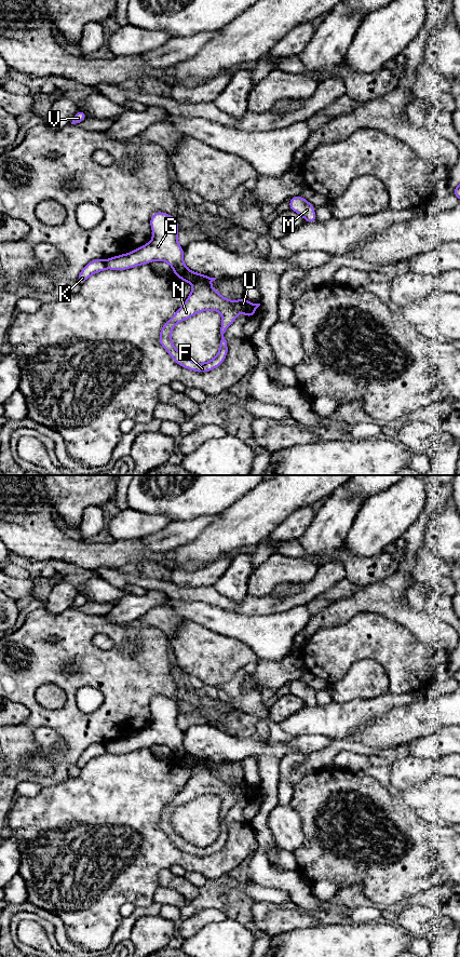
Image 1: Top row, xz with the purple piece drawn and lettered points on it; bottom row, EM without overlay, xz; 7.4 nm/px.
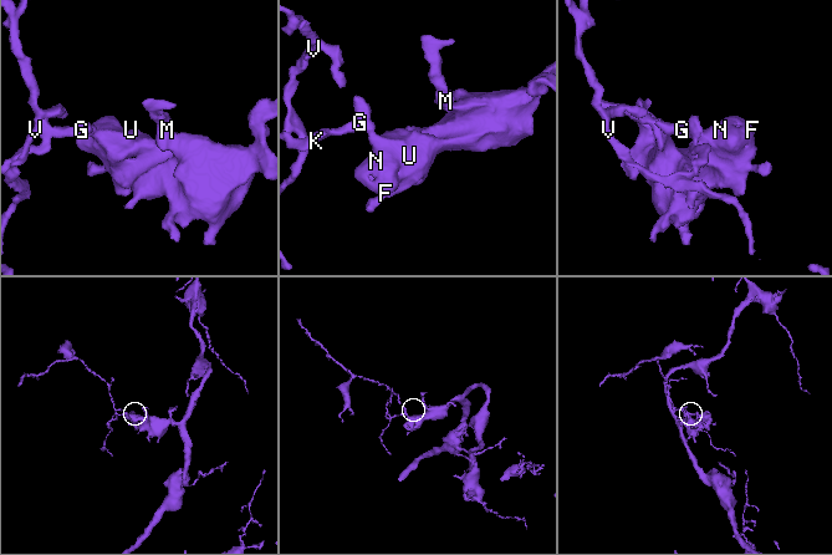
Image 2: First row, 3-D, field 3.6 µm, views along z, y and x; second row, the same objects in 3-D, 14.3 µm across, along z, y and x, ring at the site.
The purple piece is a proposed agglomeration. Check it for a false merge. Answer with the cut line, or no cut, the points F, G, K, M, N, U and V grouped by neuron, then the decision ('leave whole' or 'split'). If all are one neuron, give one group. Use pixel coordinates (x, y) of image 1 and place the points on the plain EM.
cut in xz along (105, 744), (107, 751); F G M N U / K V; split

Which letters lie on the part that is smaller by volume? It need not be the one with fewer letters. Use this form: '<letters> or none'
K, V

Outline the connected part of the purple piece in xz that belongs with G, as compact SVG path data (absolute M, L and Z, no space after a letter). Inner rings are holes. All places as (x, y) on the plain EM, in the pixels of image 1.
M155 696L150 702L150 710L153 722L149 727L127 738L107 743L106 751L112 754L125 754L144 747L149 749L152 744L162 744L172 750L176 760L192 767L194 770L186 786L162 810L159 825L179 850L199 857L215 853L225 845L228 838L228 827L224 821L228 811L241 795L245 797L246 804L254 799L260 787L251 787L246 784L245 780L239 785L228 784L211 771L209 768L216 761L195 757L185 750L182 744L184 731L177 727L179 711L174 700L163 696ZM206 794L215 794L222 799L219 835L213 844L206 847L195 847L174 831L172 813L177 807Z

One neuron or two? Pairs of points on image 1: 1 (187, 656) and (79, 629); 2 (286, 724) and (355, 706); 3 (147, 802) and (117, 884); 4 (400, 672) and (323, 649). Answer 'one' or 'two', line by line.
1: two
2: one
3: one
4: one

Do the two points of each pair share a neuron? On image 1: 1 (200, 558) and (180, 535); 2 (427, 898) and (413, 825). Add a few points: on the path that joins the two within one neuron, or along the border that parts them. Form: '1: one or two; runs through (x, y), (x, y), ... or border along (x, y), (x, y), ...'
1: two; border along (207, 527), (189, 542), (164, 552)
2: two; border along (444, 883), (424, 889), (411, 895), (403, 903)

